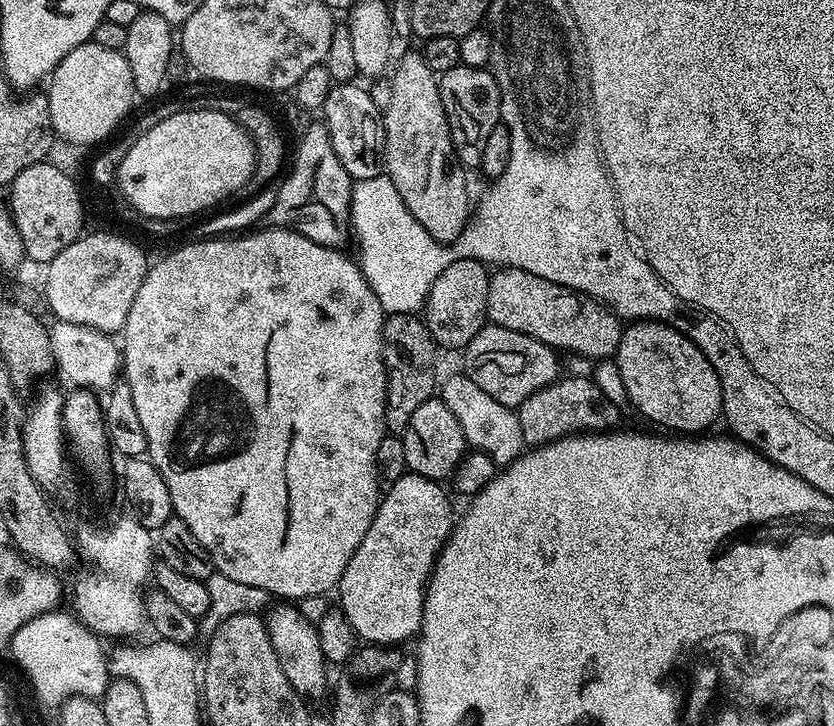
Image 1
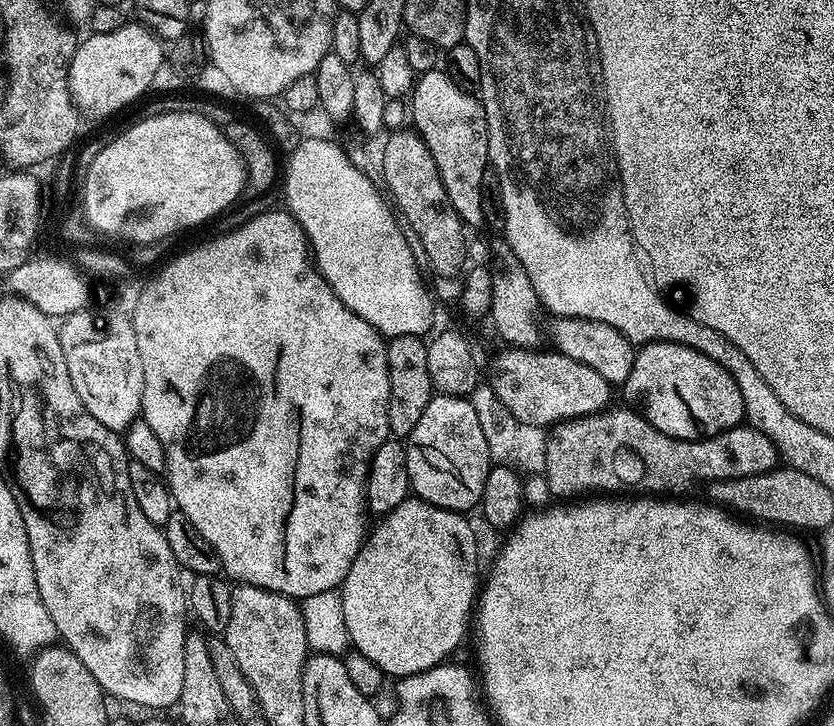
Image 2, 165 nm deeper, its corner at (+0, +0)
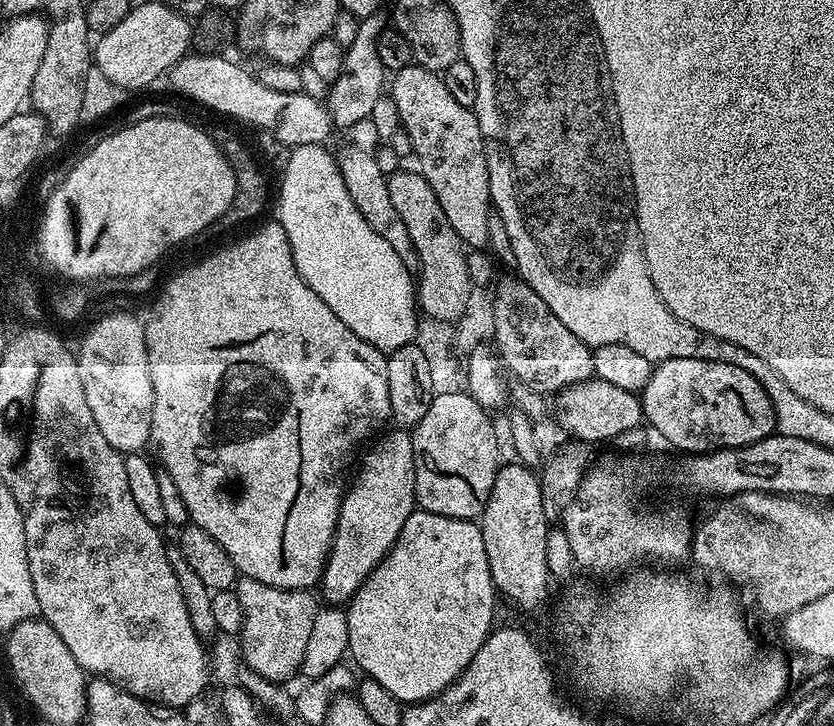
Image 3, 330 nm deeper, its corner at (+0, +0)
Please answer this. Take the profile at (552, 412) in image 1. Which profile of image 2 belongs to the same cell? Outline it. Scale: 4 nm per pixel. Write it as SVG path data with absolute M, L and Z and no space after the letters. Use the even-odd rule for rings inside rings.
M609 406L603 412L589 416L579 416L573 420L562 420L551 425L545 442L546 477L551 495L556 498L574 498L584 494L587 488L597 488L600 494L632 494L643 490L648 494L676 494L679 488L688 488L695 480L711 482L715 480L742 479L748 475L760 475L777 467L776 448L756 428L741 426L719 432L717 436L705 436L702 440L675 440L662 434L639 412L631 407Z

